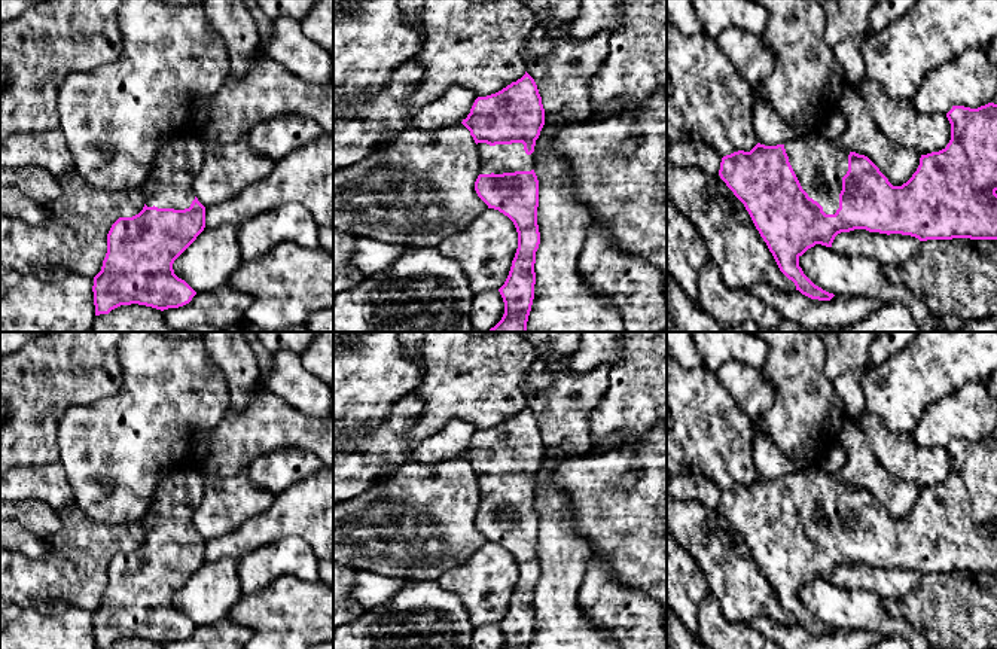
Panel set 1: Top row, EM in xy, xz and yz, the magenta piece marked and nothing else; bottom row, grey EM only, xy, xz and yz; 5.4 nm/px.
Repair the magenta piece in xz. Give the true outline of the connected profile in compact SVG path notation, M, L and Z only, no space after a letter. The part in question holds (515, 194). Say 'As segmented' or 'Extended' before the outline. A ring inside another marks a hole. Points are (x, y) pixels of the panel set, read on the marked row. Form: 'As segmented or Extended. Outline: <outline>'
Extended. Outline: M525 74L501 91L478 97L461 122L479 152L478 196L507 216L518 232L518 249L498 289L504 314L488 332L527 332L534 299L539 180L534 146L545 125L545 109L534 79Z

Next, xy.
Extended. Outline: M195 132L179 135L159 149L152 174L141 186L143 210L132 217L119 217L107 234L107 253L92 286L95 316L131 304L161 311L179 308L196 295L174 274L173 263L205 228L205 207L193 194L202 164L204 146Z

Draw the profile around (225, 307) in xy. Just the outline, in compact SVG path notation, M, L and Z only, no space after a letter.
M223 286L219 290L196 293L189 304L164 310L162 316L174 329L208 324L223 330L246 320L250 304L251 296L247 292Z

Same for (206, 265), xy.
M232 223L204 228L174 260L174 274L196 293L222 289L243 263L237 232L238 225Z

